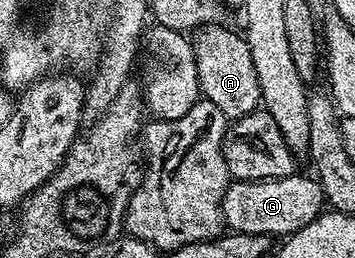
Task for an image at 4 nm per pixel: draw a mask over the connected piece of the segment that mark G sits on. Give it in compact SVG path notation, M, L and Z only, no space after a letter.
M294 173L282 179L242 179L230 182L221 202L221 216L225 218L225 227L230 232L242 235L267 235L270 237L288 237L299 229L311 225L326 210L327 204L321 184L316 178Z

